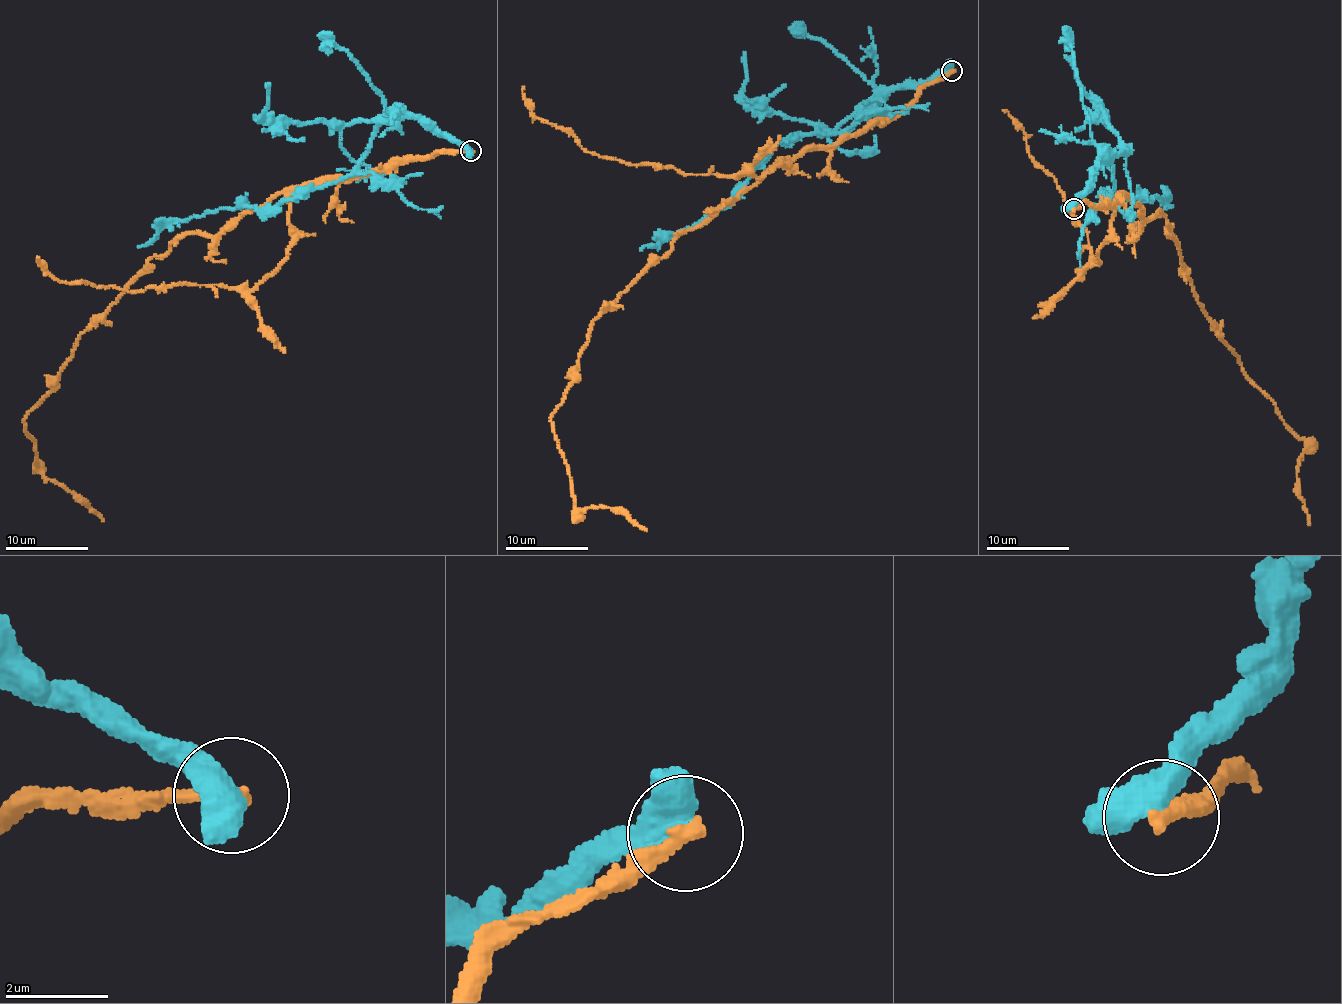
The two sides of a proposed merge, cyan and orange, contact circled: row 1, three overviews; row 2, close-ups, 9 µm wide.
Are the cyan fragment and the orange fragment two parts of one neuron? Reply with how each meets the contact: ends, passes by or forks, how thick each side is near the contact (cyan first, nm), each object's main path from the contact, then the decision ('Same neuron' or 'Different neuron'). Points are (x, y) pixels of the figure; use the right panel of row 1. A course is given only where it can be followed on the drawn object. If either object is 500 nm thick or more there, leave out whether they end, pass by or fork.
Thickness 500 nm (cyan) against 340 nm. Course of cyan: (1074, 207), (1103, 157), (1112, 162), (1114, 185), (1105, 198), (1102, 189), (1121, 200), (1155, 195), (1167, 207). Course of orange: (1074, 209), (1120, 203), (1121, 190), (1141, 216), (1171, 223), (1217, 336), (1304, 446), (1298, 493), (1310, 525). Different neuron

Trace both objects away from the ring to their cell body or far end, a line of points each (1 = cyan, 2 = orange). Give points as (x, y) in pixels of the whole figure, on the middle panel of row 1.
1: (951, 71), (871, 98), (856, 125), (843, 133), (781, 141), (731, 203), (640, 251)
2: (951, 71), (834, 146), (777, 159), (649, 257), (593, 322), (552, 431), (578, 509), (606, 507), (646, 531)

